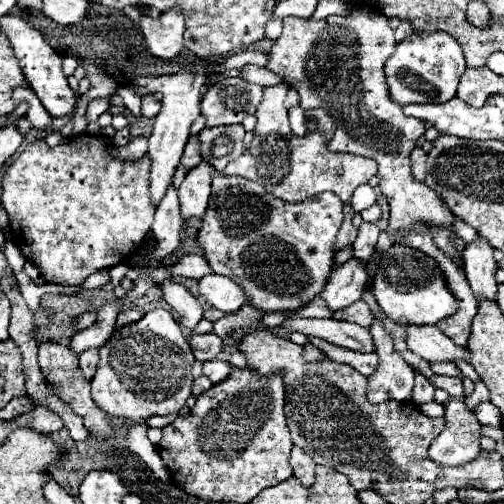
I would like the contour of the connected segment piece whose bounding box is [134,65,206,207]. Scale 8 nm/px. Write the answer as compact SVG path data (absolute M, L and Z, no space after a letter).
M198 65L196 71L178 71L174 75L160 75L160 77L138 77L134 81L134 89L138 95L156 93L156 91L160 91L164 95L162 111L156 117L154 131L152 131L152 137L148 141L150 143L148 145L148 157L152 161L152 167L150 167L150 201L154 207L158 207L158 203L166 195L166 189L172 185L174 171L180 165L184 145L190 137L190 125L200 115L200 89L206 81L204 69L206 67Z

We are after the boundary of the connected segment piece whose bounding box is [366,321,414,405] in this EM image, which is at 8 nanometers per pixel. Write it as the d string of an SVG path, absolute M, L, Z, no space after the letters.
M374 321L370 333L380 357L376 371L368 377L368 401L408 401L414 387L414 369L394 351L392 339L380 321Z

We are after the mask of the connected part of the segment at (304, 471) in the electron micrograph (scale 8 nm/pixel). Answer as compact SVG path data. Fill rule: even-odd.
M294 447L292 455L290 455L290 465L294 469L294 477L304 485L304 487L312 487L316 483L316 463L312 461L312 457L300 449Z

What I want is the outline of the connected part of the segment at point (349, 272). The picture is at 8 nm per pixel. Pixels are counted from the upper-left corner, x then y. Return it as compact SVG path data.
M356 259L346 261L342 267L334 269L324 287L324 301L330 311L346 309L362 297L366 287L364 265Z

